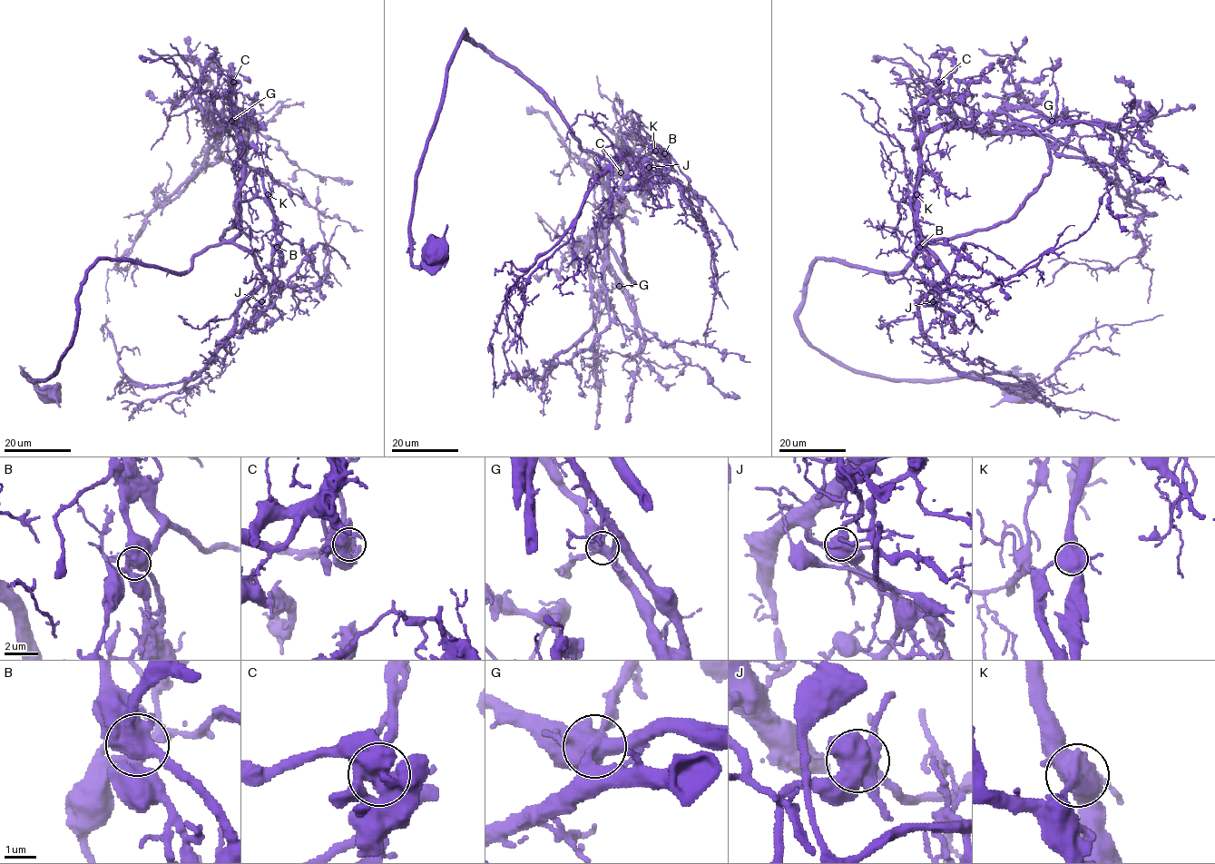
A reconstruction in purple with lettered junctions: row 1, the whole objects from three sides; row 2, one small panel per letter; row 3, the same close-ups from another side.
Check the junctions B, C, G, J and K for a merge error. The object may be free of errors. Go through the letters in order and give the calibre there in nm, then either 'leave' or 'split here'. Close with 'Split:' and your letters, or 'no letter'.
B: 600 nm | split here
C: 600 nm | leave
G: 550 nm | leave
J: 700 nm | leave
K: 650 nm | leave
Split: B

